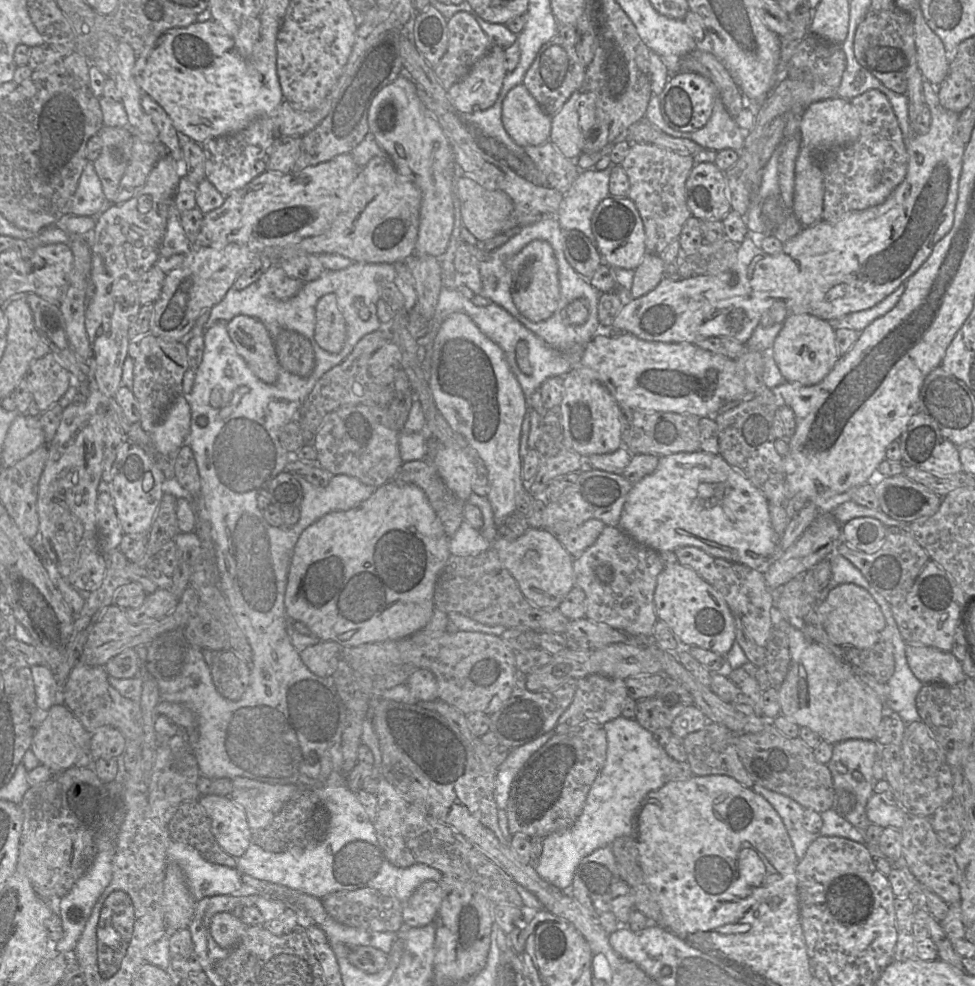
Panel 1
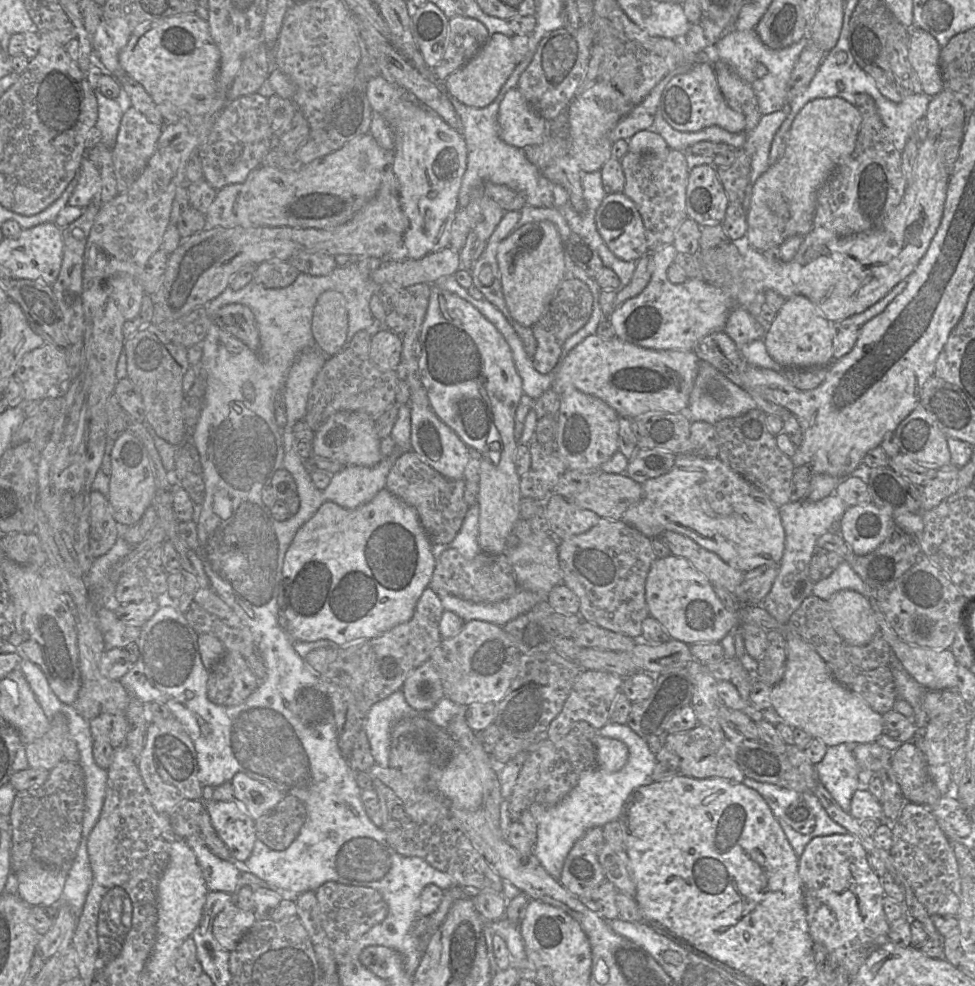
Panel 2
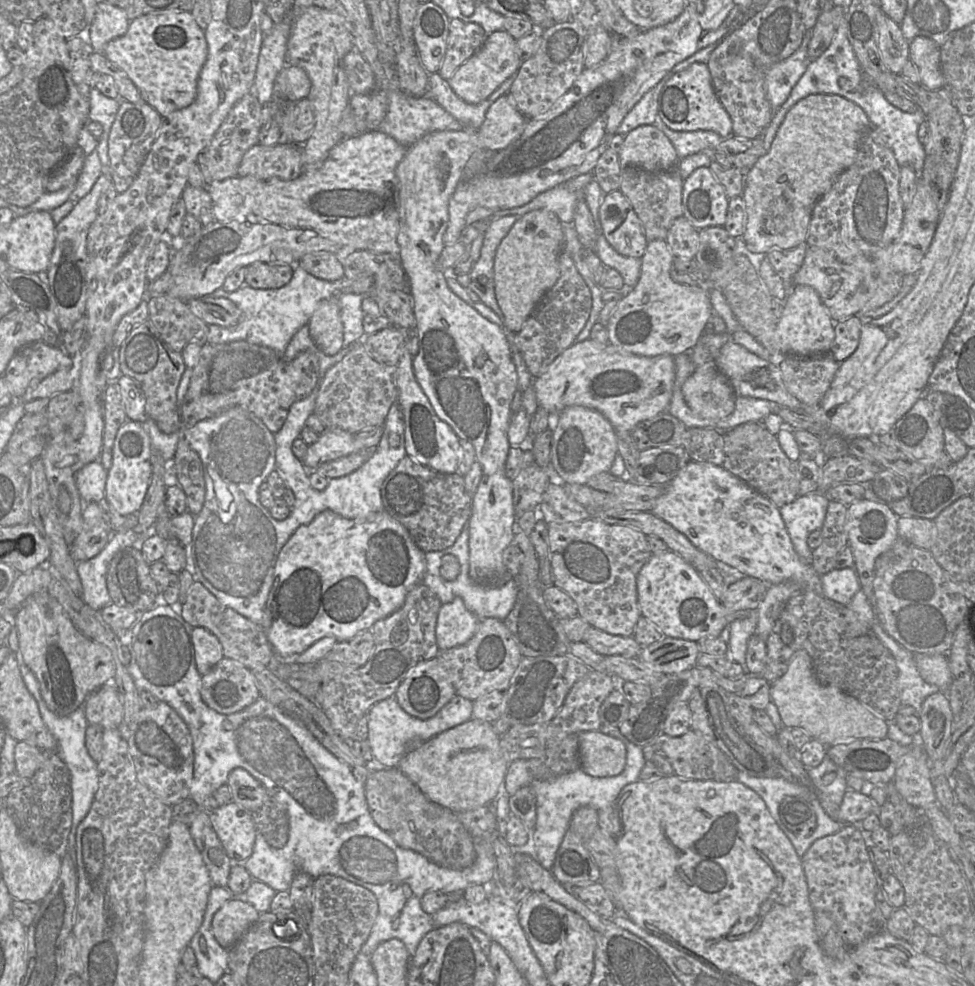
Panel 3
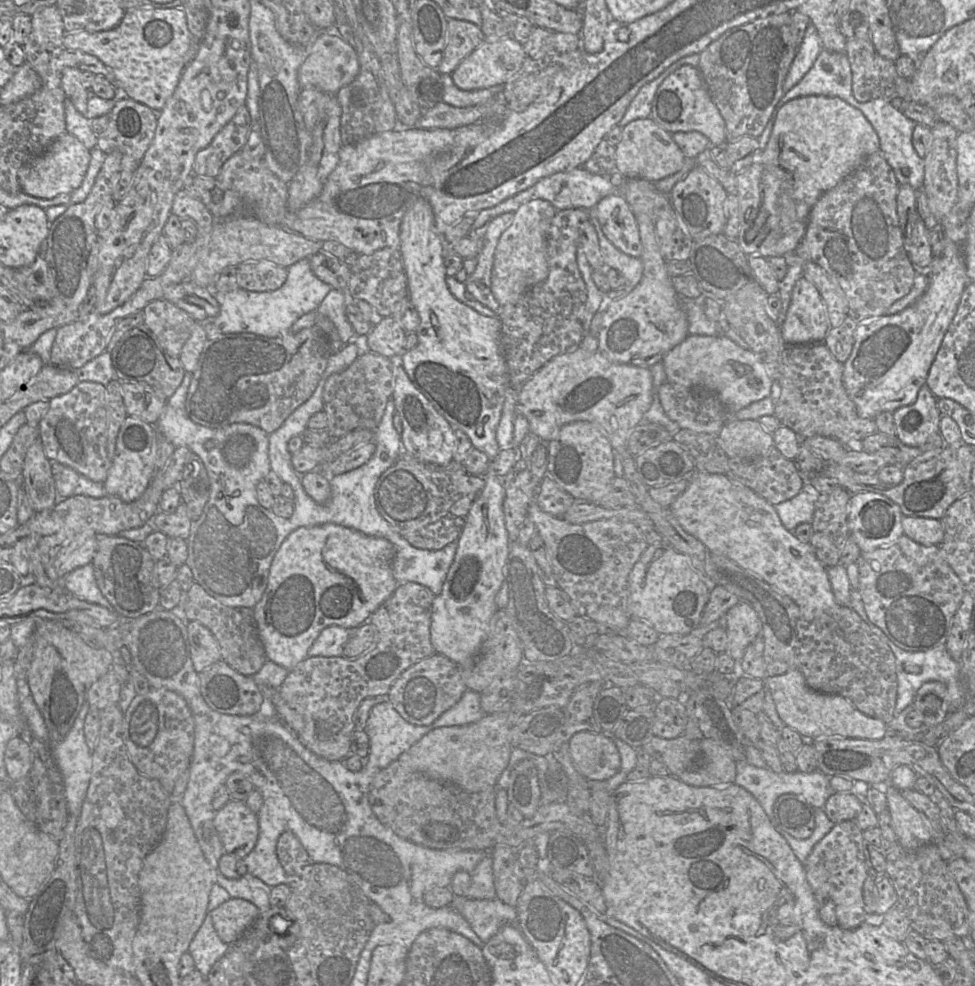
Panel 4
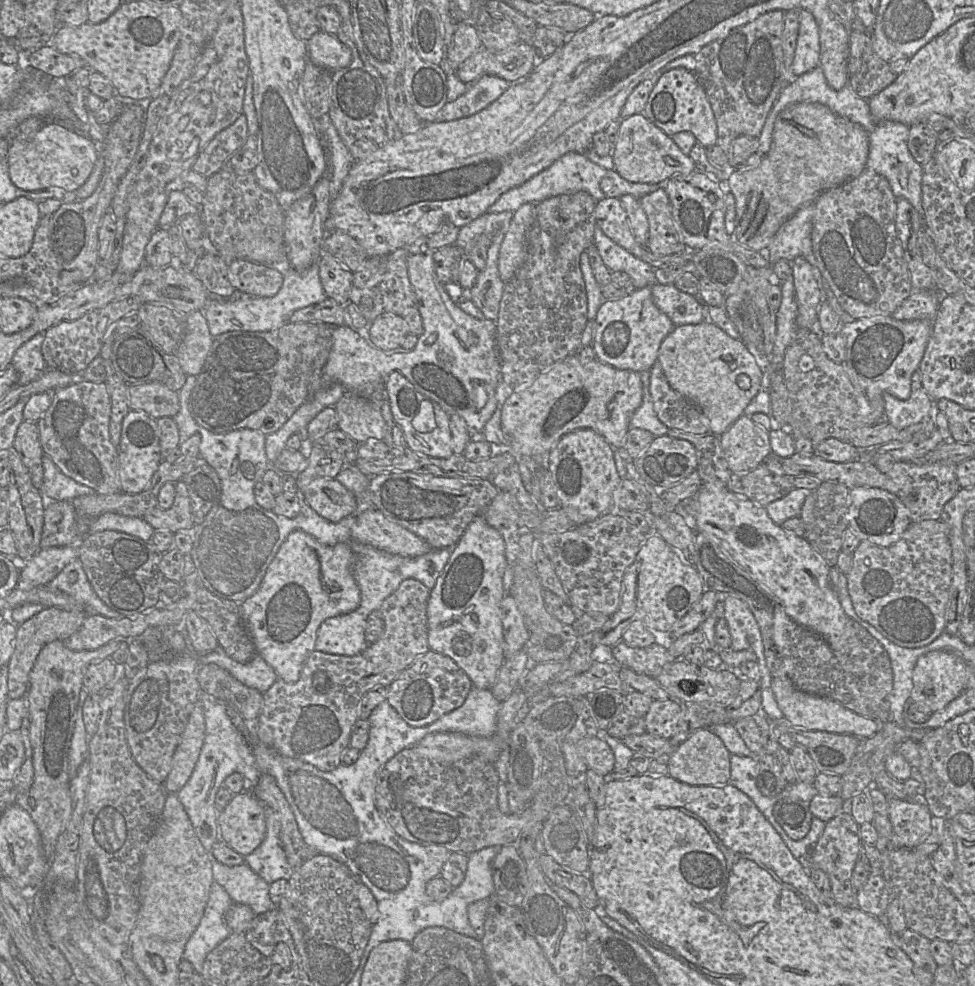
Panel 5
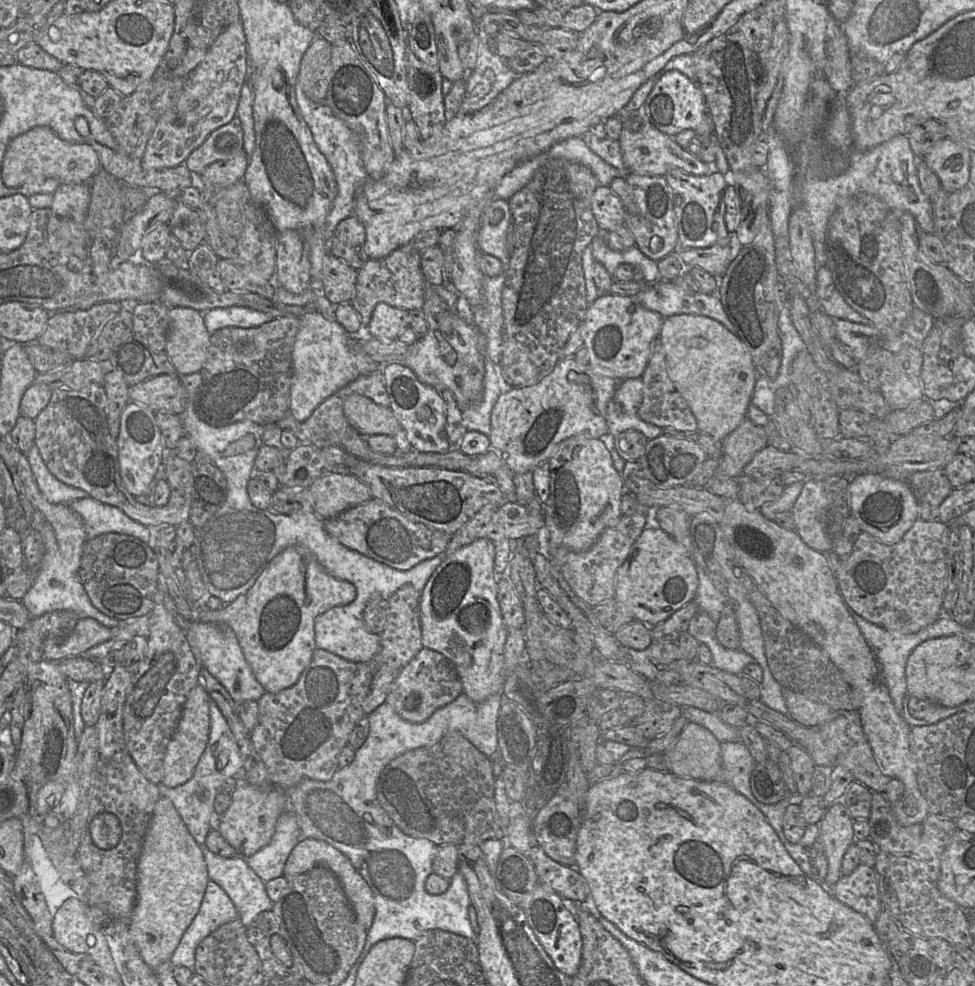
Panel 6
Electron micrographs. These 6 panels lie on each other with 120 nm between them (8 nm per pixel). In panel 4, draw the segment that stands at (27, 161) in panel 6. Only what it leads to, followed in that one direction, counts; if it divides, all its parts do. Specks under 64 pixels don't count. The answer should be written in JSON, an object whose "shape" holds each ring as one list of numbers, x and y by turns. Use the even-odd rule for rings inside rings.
{"shape":[[68,132,60,135,39,157,22,166,18,180,24,193,36,198,52,199,60,194,71,194,83,182,91,154,82,142]]}

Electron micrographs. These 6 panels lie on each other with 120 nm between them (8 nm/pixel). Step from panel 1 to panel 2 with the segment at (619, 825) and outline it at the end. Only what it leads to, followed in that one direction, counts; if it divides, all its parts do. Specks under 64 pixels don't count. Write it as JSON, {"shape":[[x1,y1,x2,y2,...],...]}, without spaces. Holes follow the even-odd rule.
{"shape":[[608,722,598,730,598,734,603,737,619,740,627,746,629,756,625,766,614,773,608,773,602,769,585,773,579,779,578,784,556,805,545,806,534,803,528,808,537,825,537,842,533,847,533,854,544,869,557,880,560,879,564,861,575,842,590,828,603,827,608,822,618,820,621,808,629,794,640,786,649,785,654,782,652,774,657,760,655,755,649,750,647,741,638,736,627,724]]}

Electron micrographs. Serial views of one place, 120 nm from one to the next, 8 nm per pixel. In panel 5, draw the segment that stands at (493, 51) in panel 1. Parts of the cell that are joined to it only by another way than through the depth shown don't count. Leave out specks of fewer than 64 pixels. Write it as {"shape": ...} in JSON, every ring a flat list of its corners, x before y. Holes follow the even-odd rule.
{"shape":[[519,42,501,52,481,48,456,70,457,77,466,84,475,82,483,75,494,75,510,83,526,78,538,58,530,42]]}

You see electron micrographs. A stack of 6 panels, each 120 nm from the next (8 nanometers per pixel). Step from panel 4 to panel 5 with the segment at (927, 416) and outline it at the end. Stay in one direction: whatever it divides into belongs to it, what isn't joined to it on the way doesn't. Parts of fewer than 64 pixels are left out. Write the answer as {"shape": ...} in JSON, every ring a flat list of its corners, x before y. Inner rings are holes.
{"shape":[[920,370,911,377,911,395,907,400,900,400,891,394,882,394,886,409,886,420,898,429,921,422,931,411,933,400,923,387]]}

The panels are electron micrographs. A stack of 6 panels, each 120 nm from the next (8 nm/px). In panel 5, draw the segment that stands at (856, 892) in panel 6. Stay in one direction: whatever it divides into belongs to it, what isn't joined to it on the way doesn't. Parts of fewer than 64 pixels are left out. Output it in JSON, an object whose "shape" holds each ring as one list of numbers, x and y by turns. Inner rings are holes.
{"shape":[[870,875,865,885,856,894,857,906,877,918,885,916,890,903,890,891,881,875]]}

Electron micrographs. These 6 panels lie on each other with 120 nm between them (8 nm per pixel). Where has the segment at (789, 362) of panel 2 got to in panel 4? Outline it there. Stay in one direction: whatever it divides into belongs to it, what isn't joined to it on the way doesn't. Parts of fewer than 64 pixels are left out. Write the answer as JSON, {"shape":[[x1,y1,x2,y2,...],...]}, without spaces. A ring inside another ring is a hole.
{"shape":[[802,275,782,324,784,341,786,344,824,342,830,328,827,307,819,290]]}

